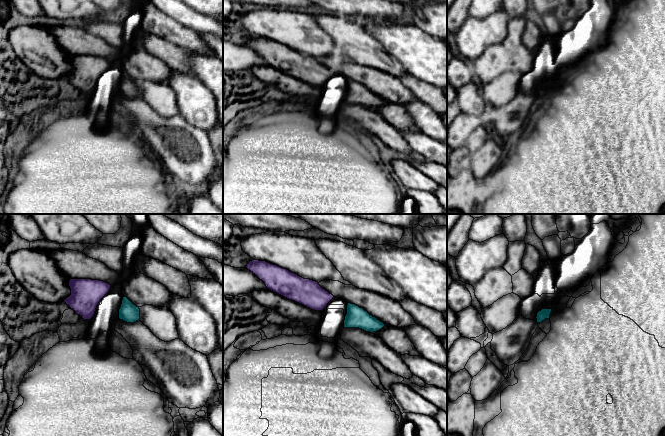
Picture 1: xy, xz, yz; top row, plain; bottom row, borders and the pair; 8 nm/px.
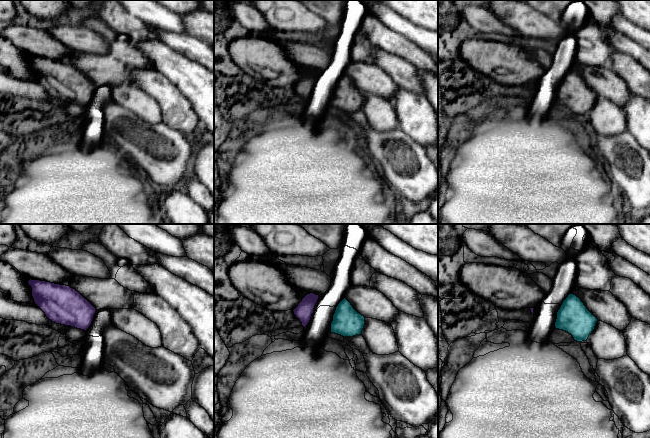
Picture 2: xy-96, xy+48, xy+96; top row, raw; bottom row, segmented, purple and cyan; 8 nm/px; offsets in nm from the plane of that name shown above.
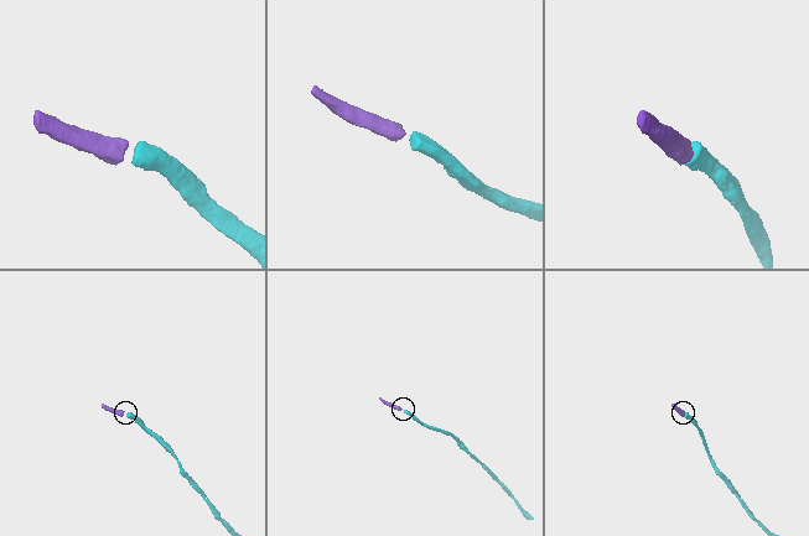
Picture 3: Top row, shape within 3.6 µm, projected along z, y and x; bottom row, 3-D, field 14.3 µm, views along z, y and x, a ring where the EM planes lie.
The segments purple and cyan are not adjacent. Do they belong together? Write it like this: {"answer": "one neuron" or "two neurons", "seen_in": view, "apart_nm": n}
{"answer": "one neuron", "seen_in": "xy", "apart_nm": 130}

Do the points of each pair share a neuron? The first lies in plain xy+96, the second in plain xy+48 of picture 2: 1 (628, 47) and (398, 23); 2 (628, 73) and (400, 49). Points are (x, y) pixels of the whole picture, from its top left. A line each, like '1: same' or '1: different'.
1: different
2: different

